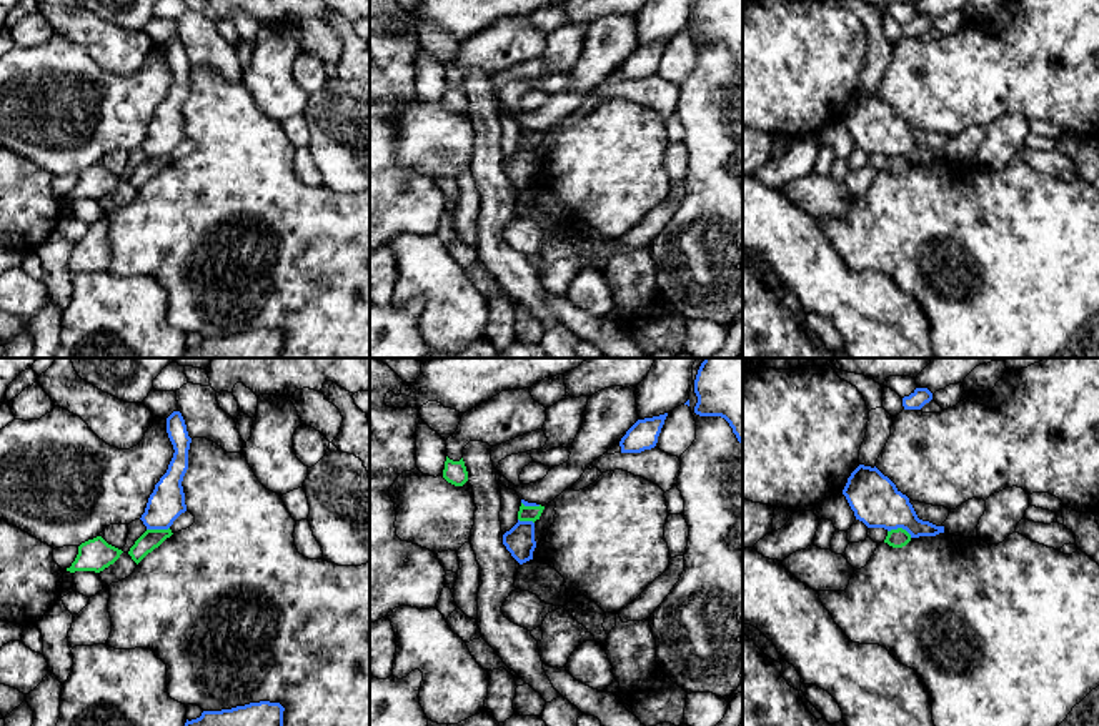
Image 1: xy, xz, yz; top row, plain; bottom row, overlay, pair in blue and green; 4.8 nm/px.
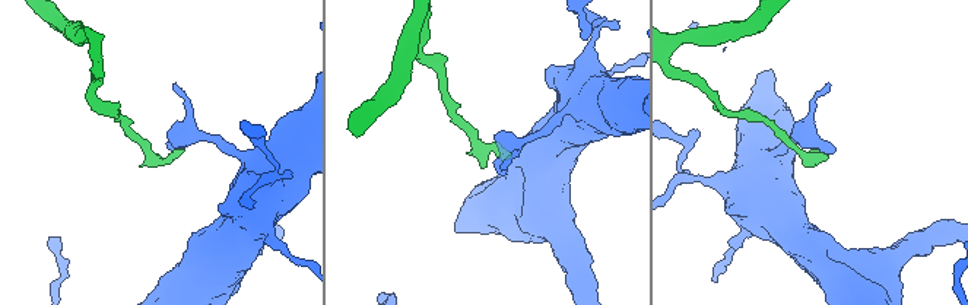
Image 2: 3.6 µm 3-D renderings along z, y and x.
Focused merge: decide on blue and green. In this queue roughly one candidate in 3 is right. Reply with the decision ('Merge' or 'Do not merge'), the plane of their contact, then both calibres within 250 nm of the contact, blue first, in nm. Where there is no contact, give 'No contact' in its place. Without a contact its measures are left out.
Do not merge. Touches blue in yz. Thickness 240 nm (blue) against 90 nm

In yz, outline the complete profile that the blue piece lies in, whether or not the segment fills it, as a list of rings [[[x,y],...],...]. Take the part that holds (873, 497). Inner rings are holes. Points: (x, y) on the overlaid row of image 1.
[[[859,465],[848,478],[843,495],[856,520],[868,528],[903,528],[911,538],[944,533],[944,526],[919,520],[909,498],[876,466]]]

